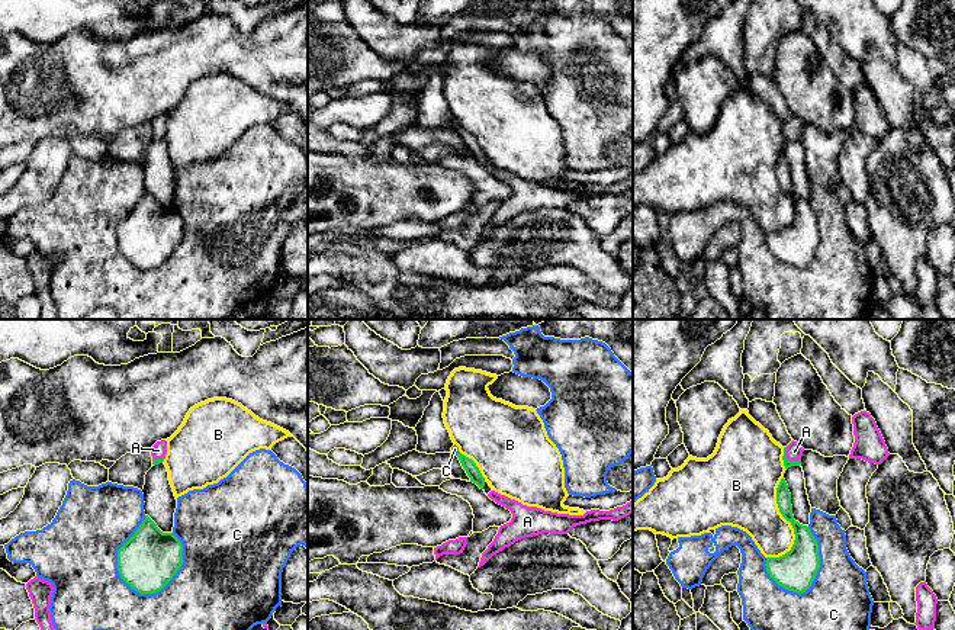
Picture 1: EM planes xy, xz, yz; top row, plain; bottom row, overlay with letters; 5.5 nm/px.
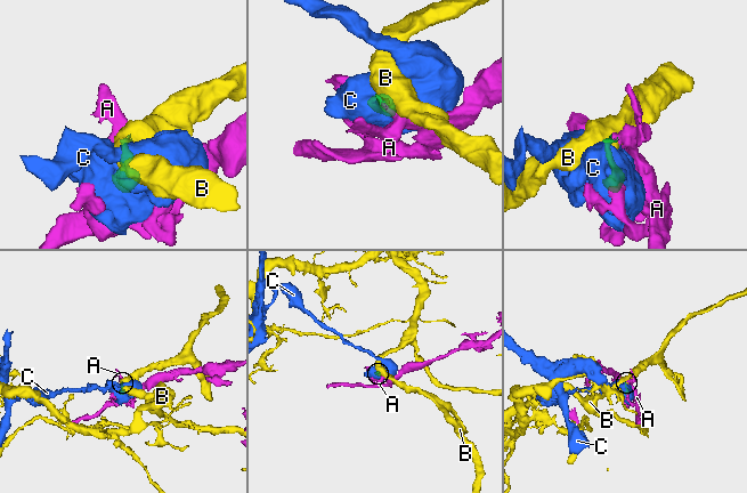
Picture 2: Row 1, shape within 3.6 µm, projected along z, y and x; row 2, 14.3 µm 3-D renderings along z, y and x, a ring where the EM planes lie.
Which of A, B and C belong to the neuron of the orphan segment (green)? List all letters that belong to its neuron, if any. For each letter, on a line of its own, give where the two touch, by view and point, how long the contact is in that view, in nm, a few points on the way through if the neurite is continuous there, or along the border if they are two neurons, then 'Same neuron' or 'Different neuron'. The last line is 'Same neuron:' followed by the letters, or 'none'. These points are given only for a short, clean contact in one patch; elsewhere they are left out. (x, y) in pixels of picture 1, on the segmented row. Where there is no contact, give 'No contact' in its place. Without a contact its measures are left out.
A: Touches green at yz (787, 459). Shared border 110 nm. Path across: yz (787, 463), (787, 459), (794, 452). Same neuron
B: Touches green at yz (791, 524). Shared border 460 nm. Different neuron
C: Touches green at xy (118, 563). Shared border 440 nm. Different neuron
Same neuron: A

